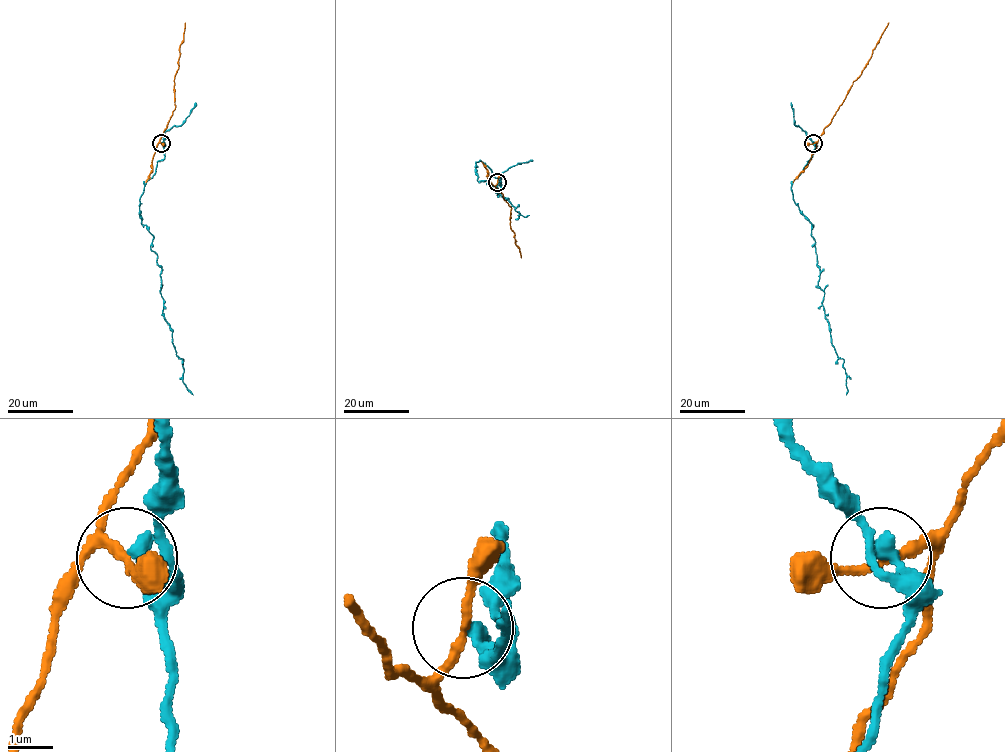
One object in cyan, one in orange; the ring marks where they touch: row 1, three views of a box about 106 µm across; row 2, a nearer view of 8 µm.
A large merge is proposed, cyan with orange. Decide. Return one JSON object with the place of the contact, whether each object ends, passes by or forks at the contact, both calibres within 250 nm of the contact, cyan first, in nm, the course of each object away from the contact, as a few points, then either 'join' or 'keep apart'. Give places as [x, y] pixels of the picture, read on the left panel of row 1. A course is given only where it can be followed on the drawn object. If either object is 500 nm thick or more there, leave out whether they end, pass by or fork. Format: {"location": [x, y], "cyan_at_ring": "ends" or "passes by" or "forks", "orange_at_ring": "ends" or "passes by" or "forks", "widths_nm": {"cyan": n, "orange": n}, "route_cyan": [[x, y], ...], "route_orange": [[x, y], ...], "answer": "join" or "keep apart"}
{"location": [161, 143], "cyan_at_ring": "ends", "orange_at_ring": "passes by", "widths_nm": {"cyan": 360, "orange": 180}, "route_cyan": [[161, 143], [165, 157], [145, 184], [139, 217], [153, 236], [163, 316], [193, 394]], "route_orange": [[161, 143], [160, 140], [175, 109], [174, 78], [178, 68], [185, 22]], "answer": "keep apart"}

